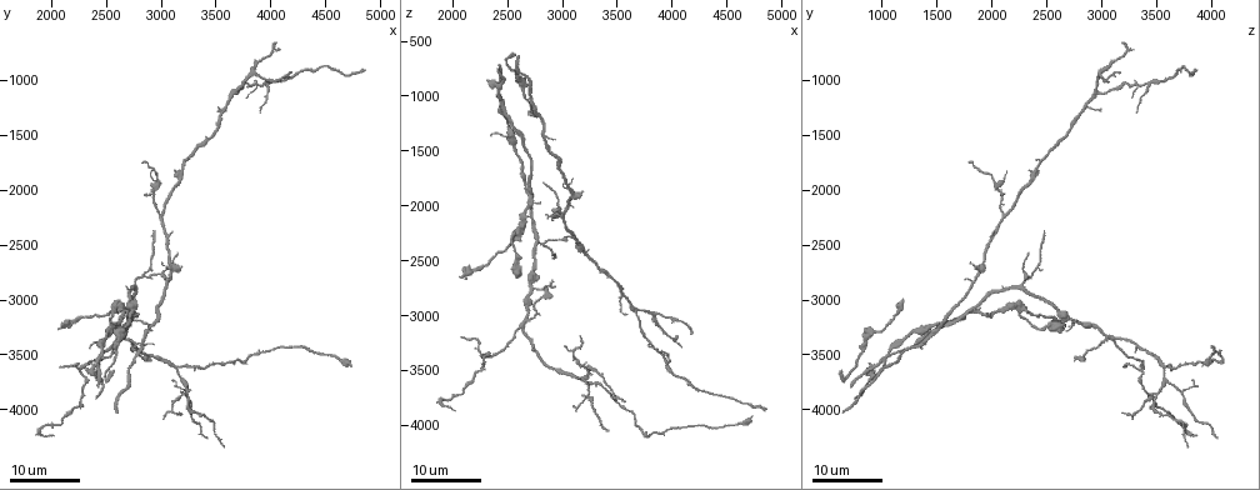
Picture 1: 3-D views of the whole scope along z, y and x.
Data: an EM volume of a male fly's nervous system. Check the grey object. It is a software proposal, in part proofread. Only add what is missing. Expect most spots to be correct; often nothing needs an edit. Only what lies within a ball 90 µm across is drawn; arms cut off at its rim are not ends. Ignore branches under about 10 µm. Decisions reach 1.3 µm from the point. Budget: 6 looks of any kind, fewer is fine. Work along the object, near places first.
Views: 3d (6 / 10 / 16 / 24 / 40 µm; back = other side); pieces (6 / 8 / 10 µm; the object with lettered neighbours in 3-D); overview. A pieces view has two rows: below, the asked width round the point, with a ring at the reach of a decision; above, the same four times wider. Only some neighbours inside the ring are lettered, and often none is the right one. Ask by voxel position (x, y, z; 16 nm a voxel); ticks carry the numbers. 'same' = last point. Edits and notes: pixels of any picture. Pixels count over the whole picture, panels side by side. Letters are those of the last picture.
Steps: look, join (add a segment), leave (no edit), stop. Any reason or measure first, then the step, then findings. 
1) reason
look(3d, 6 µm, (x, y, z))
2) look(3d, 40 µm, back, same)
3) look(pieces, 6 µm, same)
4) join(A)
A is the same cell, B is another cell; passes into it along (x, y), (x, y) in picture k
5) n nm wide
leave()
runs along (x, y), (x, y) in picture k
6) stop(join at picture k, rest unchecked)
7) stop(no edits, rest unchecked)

end of a long branch
look(3d, 24 µm, (4740, 3580, 3900))

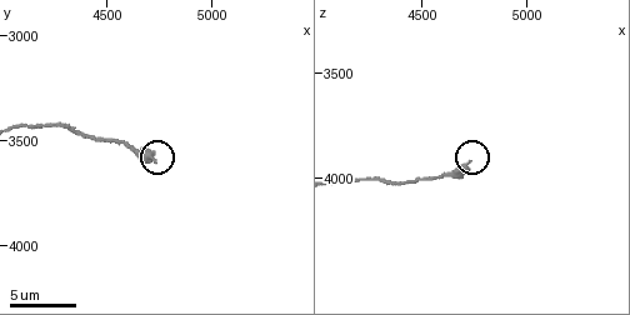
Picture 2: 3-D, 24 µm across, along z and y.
closer look
look(3d, 6 µm, (4730, 3600, 3910))

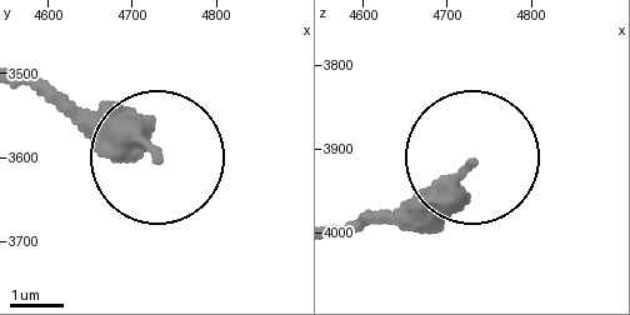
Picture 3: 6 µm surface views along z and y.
look(pieces, 6 µm, (4730, 3595, 3915))

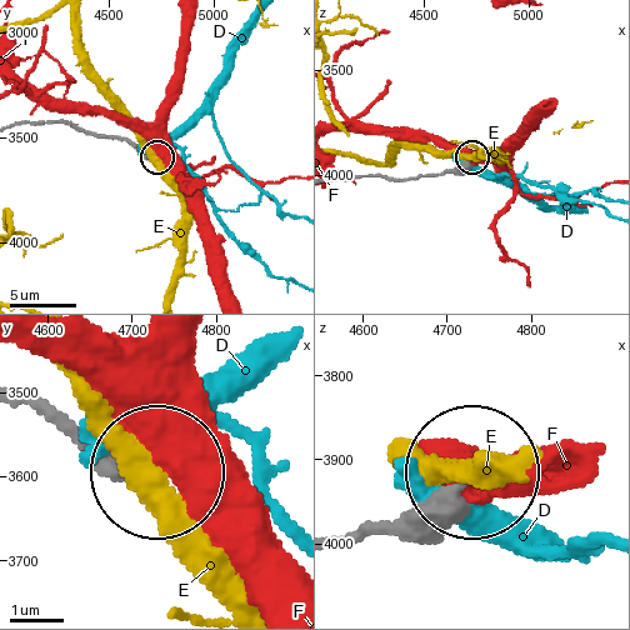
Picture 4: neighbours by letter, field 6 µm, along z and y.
leave()
D, E and F are other cells; runs along (23, 390), (153, 466) in picture 4; none of them fits

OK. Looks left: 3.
free end
look(3d, 16 µm, (3160, 4000, 3180))

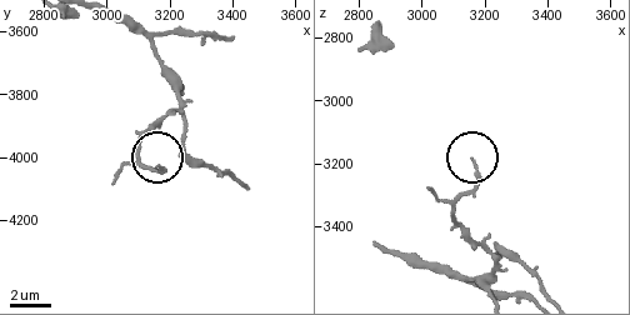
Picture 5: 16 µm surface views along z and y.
look(pieces, 6 µm, (3160, 4030, 3190))

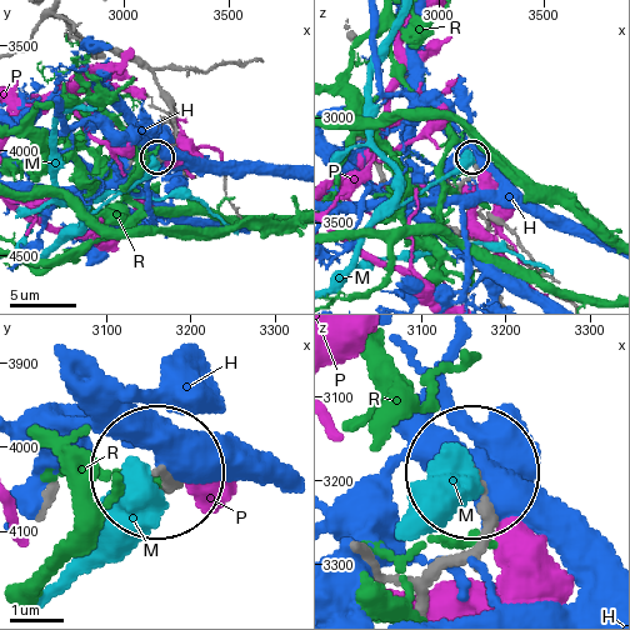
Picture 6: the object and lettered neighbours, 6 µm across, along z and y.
120 nm wide
leave()
H, M, P and R are other cells; none of them fits

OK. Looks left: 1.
stop(no edits, rest unchecked)

